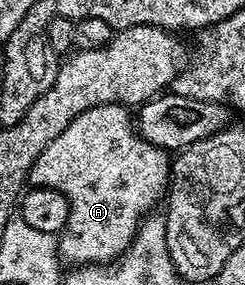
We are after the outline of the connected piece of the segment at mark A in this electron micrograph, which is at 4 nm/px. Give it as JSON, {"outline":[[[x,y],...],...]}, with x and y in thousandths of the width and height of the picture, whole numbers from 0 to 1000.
{"outline":[[[429,365],[343,386],[196,512],[180,540],[131,568],[114,632],[143,660],[224,660],[286,712],[269,796],[237,828],[237,895],[286,933],[412,926],[469,916],[547,846],[563,789],[633,740],[629,712],[657,705],[686,670],[694,582],[686,533],[612,505],[551,446],[555,421],[510,365]]]}

